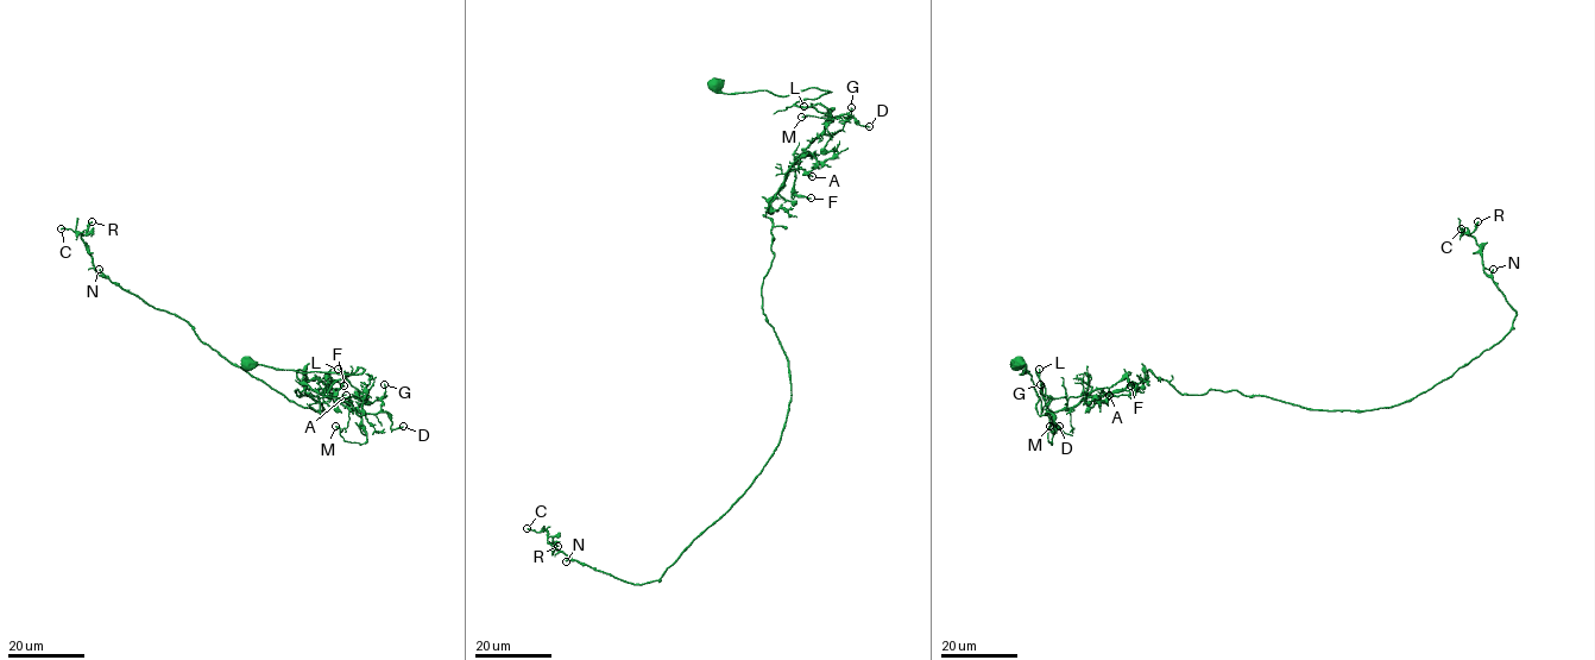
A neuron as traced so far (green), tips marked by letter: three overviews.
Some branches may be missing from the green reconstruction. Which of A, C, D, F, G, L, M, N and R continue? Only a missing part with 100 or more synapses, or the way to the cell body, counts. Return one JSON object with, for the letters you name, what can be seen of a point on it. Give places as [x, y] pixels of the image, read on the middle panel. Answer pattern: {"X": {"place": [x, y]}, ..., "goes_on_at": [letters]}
{"goes_on_at": []}

